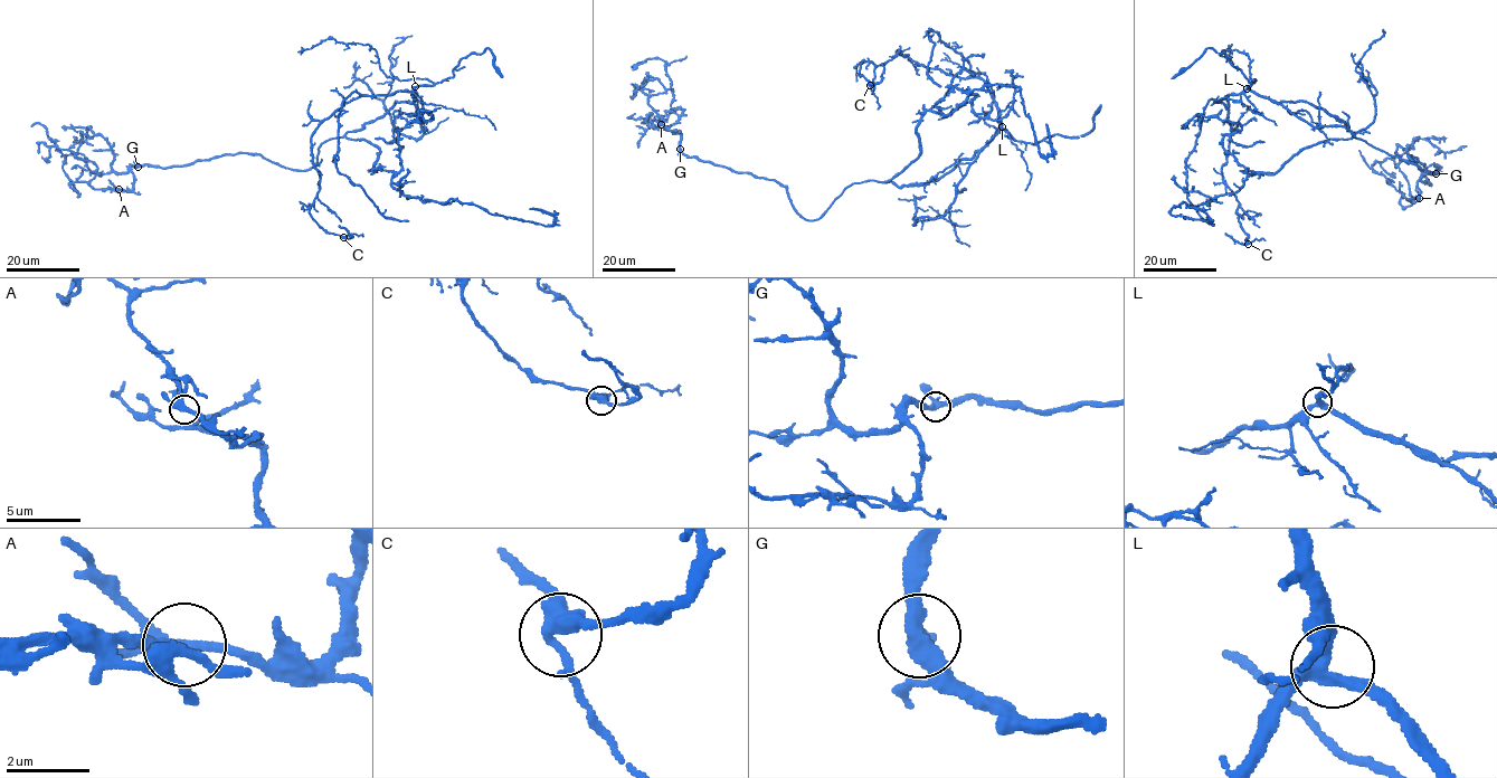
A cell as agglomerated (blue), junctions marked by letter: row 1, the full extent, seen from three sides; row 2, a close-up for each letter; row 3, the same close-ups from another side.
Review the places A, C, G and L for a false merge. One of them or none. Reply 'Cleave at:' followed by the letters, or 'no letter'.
Cleave at: no letter

